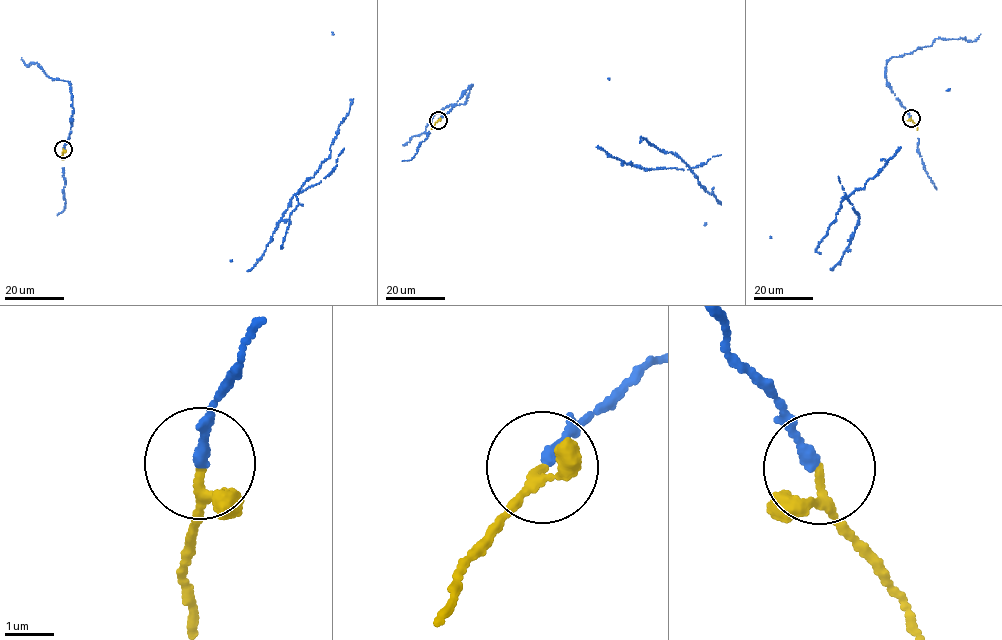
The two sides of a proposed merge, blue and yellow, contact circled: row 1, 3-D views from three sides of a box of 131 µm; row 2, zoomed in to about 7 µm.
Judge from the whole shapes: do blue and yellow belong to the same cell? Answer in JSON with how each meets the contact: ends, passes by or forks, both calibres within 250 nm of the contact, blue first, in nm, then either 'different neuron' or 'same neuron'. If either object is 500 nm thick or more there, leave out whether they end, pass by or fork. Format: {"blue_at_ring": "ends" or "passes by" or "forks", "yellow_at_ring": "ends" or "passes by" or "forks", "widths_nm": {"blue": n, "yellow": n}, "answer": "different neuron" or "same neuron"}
{"blue_at_ring": "ends", "yellow_at_ring": "passes by", "widths_nm": {"blue": 240, "yellow": 130}, "answer": "same neuron"}

